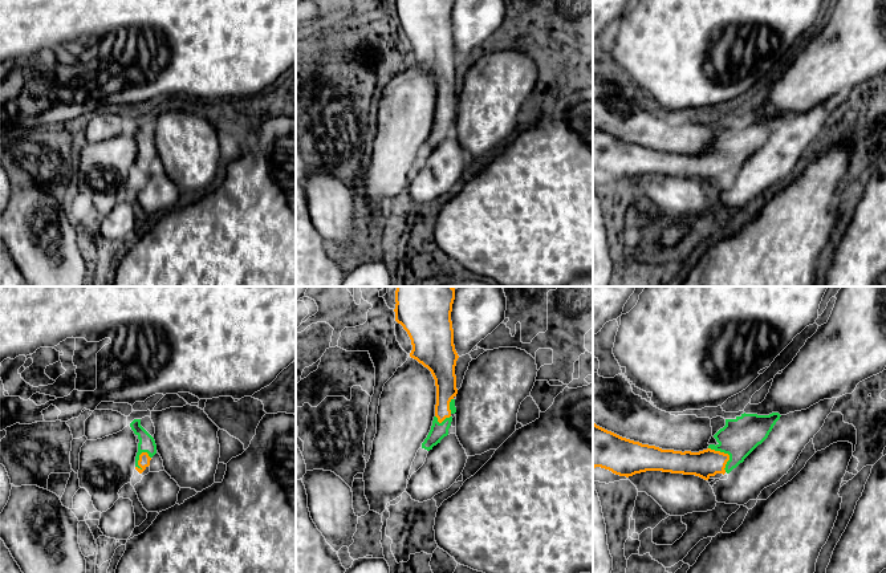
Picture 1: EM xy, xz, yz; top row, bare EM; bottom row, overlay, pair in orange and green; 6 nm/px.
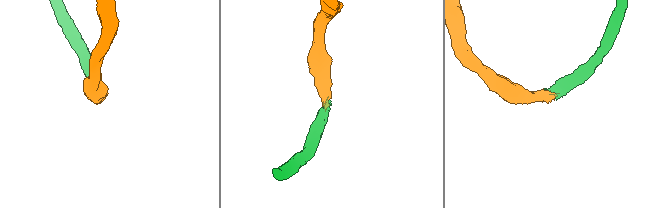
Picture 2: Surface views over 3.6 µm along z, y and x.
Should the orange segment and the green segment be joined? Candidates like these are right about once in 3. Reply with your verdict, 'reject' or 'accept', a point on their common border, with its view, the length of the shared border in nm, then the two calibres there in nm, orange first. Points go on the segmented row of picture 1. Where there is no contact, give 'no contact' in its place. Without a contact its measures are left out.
accept; meets orange in yz at (727, 454); contact 190 nm long; 170 nm thick on the orange side, 220 nm on the other

